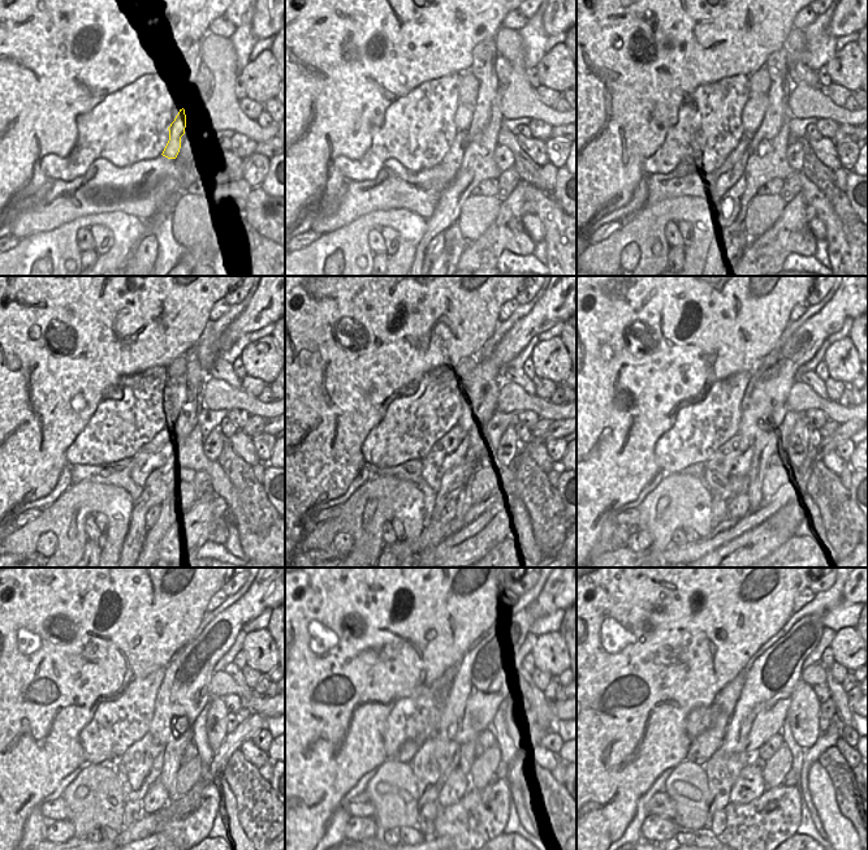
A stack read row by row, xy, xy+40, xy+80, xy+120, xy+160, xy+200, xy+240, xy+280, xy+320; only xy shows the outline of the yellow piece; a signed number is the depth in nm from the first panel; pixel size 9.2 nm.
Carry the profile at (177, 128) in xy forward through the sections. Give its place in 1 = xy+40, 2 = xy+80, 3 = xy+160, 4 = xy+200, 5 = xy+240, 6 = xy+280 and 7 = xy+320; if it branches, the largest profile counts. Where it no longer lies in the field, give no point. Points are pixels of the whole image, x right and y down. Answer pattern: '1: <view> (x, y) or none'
1: xy+40 (453, 159)
2: xy+80 (733, 168)
3: xy+160 (448, 452)
4: xy+200 (726, 469)
5: xy+240 (139, 767)
6: xy+280 (435, 760)
7: xy+320 (722, 769)

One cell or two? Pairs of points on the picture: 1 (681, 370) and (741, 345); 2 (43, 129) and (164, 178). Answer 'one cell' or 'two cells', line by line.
1: one cell
2: two cells

